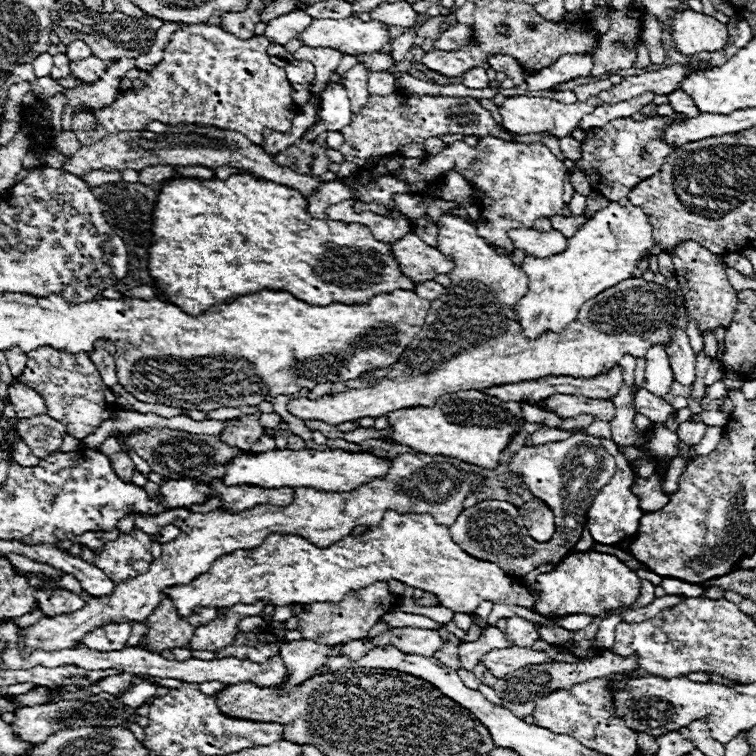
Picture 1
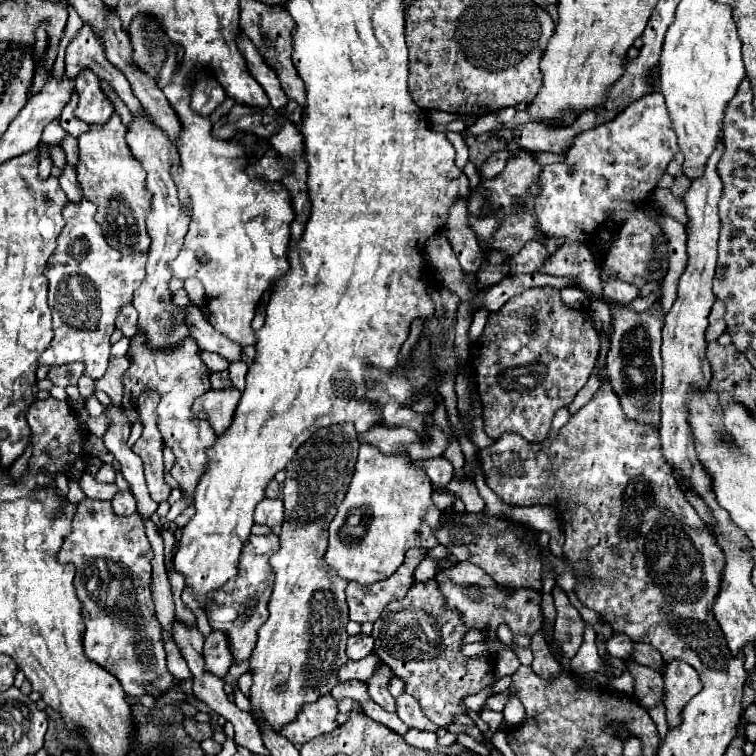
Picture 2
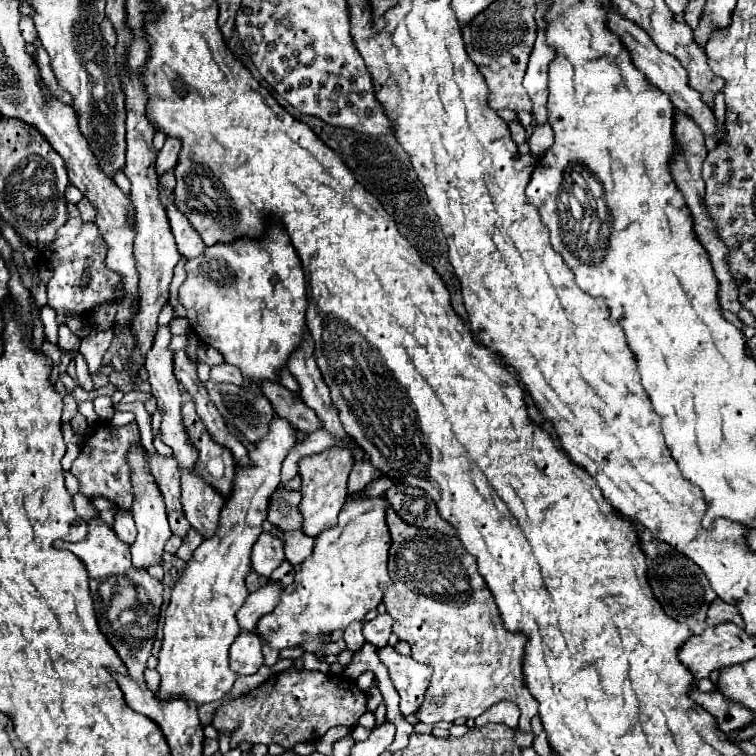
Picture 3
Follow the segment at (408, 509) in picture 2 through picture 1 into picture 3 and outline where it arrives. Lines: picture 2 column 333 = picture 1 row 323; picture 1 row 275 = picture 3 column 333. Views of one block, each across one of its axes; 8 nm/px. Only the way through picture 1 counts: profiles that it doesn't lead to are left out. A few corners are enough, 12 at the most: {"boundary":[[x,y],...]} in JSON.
{"boundary":[[384,498],[344,504],[278,606],[266,646],[362,622],[390,586]]}

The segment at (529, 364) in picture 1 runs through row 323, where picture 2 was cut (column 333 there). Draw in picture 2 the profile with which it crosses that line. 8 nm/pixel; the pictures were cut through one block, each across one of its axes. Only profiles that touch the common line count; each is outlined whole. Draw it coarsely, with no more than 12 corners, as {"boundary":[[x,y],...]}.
{"boundary":[[352,424],[286,466],[250,704],[276,732],[348,662],[324,566],[354,474]]}

